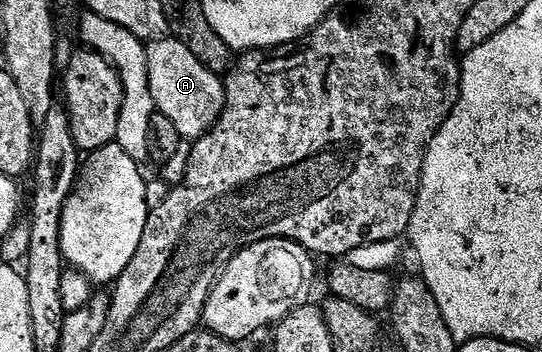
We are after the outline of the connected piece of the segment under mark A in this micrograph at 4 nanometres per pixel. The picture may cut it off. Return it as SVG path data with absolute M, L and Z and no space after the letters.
M172 36L158 38L146 48L148 56L148 88L152 88L152 100L157 113L168 116L183 139L197 140L205 136L218 123L226 103L223 79L213 74L192 51Z

